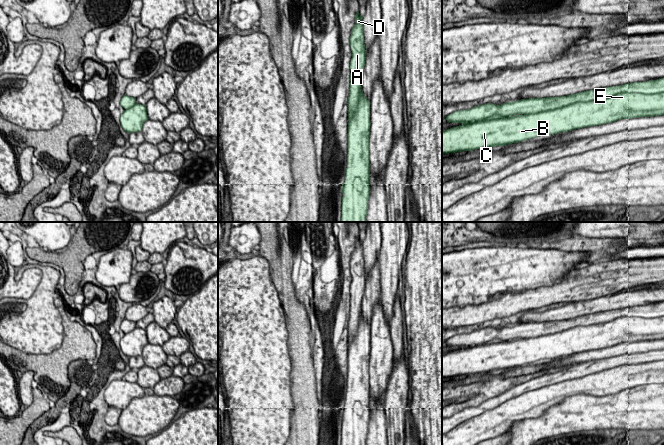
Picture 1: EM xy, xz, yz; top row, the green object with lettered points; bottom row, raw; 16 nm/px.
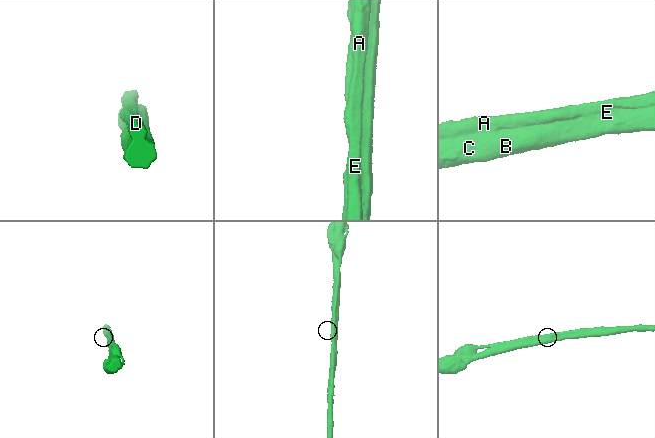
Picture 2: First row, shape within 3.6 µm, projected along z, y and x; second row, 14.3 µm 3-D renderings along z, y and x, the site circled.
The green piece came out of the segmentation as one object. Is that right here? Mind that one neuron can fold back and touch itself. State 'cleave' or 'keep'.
cleave

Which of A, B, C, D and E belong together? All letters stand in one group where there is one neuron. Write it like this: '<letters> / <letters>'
A D / B C E

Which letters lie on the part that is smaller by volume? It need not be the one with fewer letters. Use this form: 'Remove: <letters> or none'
Remove: A, D

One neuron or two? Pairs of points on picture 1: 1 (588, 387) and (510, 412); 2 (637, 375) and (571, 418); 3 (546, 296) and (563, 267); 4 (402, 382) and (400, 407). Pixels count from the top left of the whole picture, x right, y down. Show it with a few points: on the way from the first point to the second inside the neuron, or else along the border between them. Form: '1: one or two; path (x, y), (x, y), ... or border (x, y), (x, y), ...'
1: one; path (569, 388), (529, 405)
2: two; border (628, 388), (606, 395), (583, 394)
3: two; border (573, 270), (557, 282), (530, 289)
4: one; path (400, 388), (400, 401)

